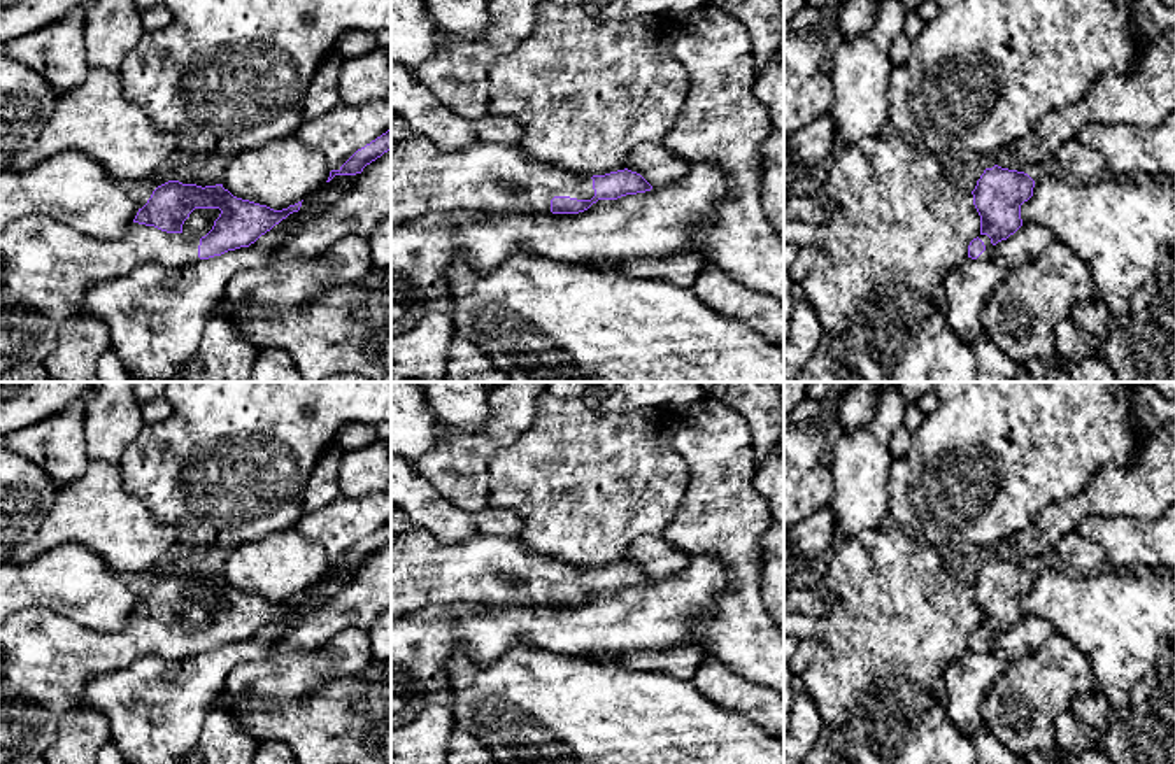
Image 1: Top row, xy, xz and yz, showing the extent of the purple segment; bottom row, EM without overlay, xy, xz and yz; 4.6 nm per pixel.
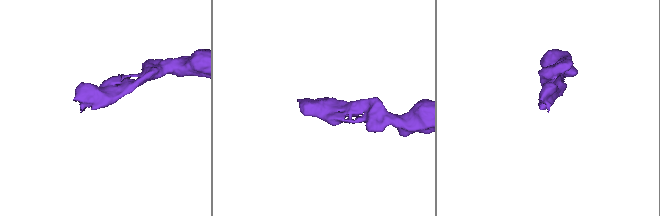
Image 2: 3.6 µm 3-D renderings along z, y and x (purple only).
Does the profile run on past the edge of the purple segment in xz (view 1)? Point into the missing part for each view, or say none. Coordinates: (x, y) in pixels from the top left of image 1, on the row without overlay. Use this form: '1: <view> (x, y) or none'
1: xz (498, 572)

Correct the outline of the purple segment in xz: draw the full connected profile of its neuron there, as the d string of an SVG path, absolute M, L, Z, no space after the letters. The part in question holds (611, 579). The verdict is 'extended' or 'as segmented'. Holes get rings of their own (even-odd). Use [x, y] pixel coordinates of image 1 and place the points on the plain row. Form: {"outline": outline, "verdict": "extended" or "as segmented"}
{"outline": "M412 526L391 538L391 619L431 605L474 603L488 606L579 606L598 592L617 592L651 584L652 578L628 561L605 568L579 568L531 554L517 536L488 536L444 543L430 531Z", "verdict": "extended"}

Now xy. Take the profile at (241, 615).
{"outline": "M168 573L153 584L128 626L118 633L89 629L39 606L12 613L0 626L0 764L19 755L44 755L56 739L61 717L82 704L84 685L96 675L130 668L139 659L186 659L249 640L300 599L302 594L274 603L233 589L223 577L202 580ZM195 601L221 603L202 631L182 626L182 617Z", "verdict": "extended"}

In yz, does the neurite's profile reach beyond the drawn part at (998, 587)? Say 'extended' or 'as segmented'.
extended

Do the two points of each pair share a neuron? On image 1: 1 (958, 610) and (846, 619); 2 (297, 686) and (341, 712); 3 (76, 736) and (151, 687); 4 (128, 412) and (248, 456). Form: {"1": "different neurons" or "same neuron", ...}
{"1": "same neuron", "2": "different neurons", "3": "different neurons", "4": "different neurons"}

